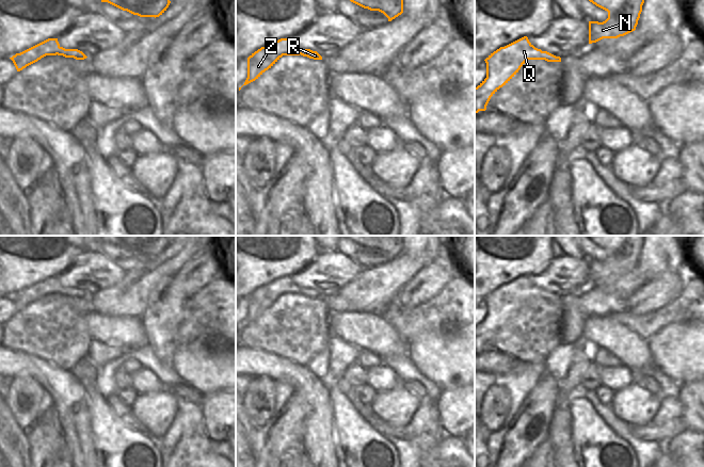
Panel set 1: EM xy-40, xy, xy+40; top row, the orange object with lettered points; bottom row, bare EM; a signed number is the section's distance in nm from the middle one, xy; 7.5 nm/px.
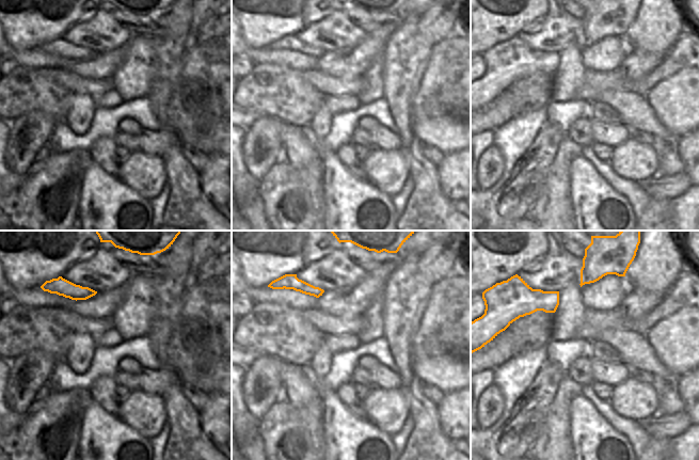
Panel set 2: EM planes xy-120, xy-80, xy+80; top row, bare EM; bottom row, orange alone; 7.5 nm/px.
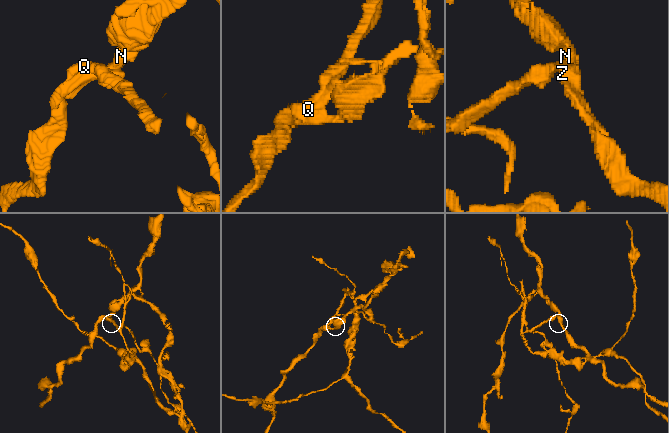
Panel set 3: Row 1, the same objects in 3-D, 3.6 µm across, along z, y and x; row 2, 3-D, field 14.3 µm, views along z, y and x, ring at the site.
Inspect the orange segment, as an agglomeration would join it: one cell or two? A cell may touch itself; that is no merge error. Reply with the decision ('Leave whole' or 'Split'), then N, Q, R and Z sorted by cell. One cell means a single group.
Split. Groups: N Q Z / R

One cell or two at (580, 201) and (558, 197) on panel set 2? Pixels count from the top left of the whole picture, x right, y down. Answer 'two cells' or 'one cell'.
two cells

